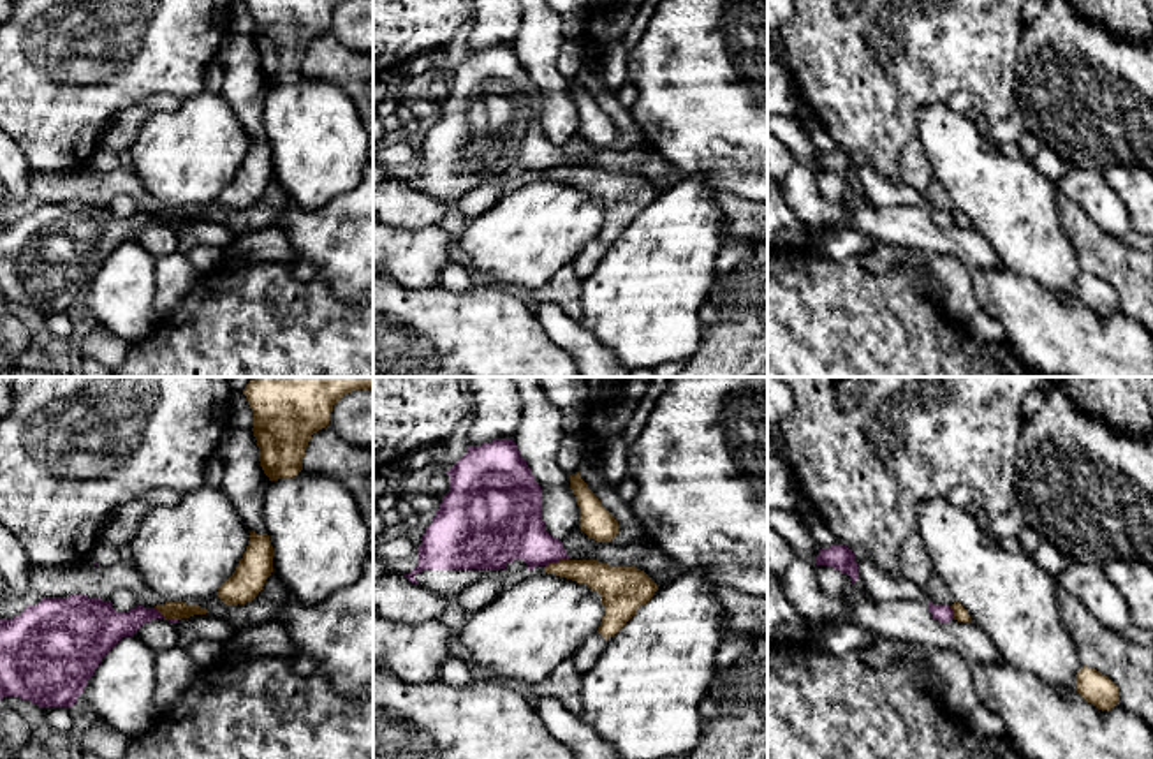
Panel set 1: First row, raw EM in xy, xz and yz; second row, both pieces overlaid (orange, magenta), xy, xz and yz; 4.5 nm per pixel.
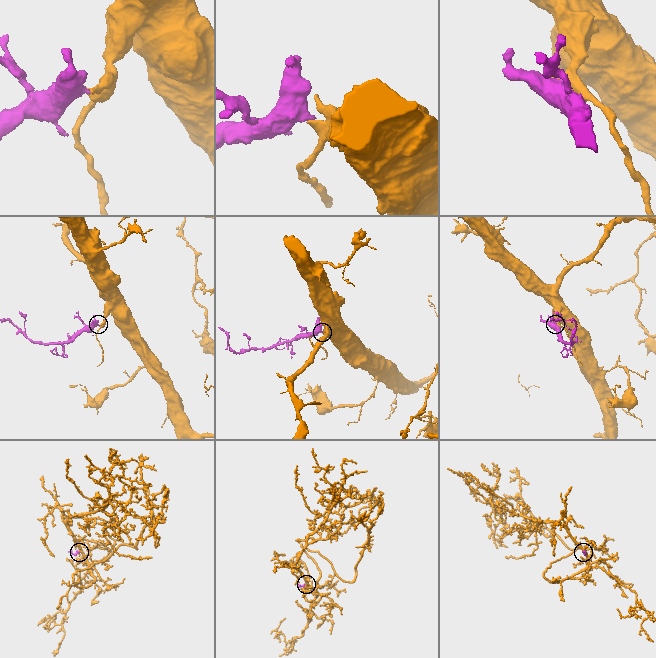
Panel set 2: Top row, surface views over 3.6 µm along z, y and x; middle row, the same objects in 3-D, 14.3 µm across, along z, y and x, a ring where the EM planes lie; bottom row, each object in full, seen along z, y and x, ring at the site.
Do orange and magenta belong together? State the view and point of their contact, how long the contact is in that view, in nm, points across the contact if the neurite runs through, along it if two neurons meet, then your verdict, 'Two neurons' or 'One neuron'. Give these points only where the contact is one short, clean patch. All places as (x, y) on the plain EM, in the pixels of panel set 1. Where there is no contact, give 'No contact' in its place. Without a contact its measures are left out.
Touches orange at xy (166, 222). Shared border 130 nm. Boundary: xy (154, 213), (176, 226). Two neurons

